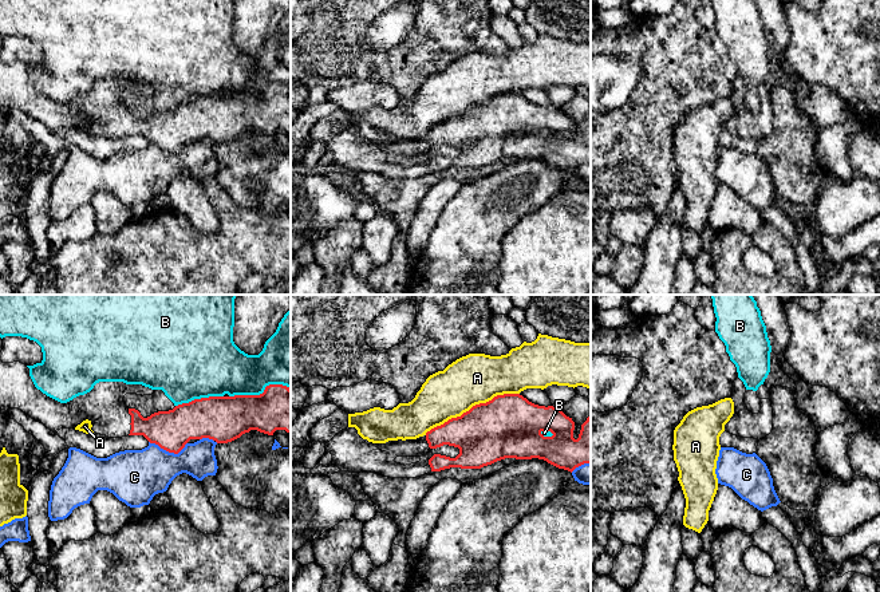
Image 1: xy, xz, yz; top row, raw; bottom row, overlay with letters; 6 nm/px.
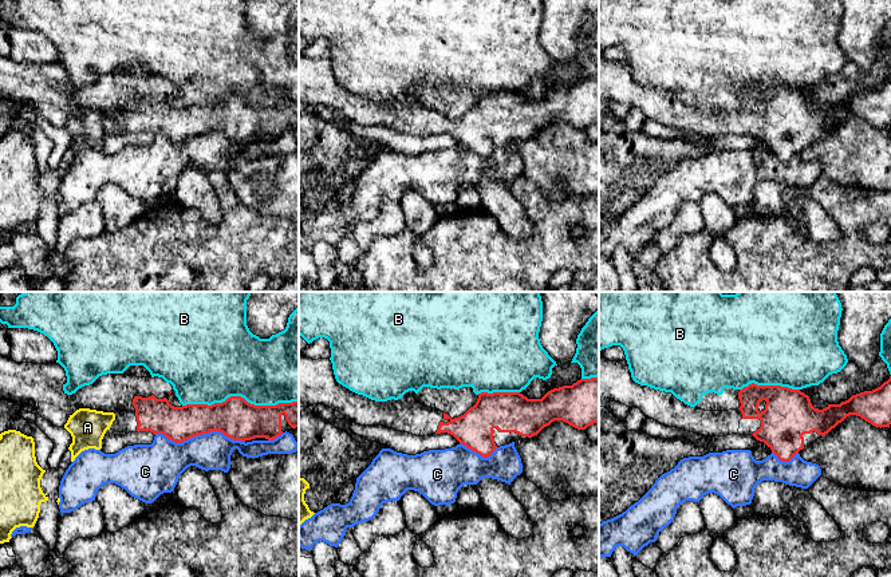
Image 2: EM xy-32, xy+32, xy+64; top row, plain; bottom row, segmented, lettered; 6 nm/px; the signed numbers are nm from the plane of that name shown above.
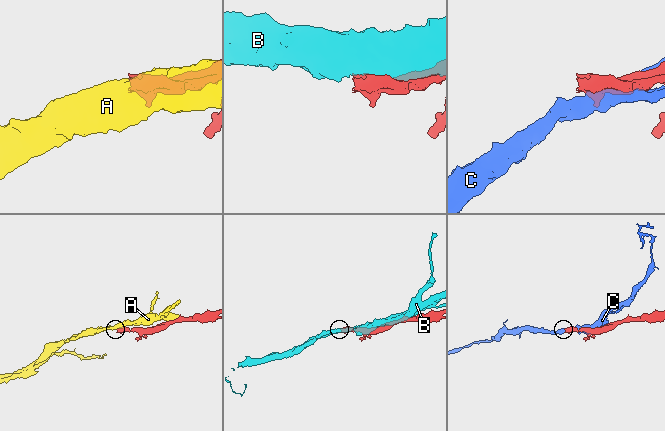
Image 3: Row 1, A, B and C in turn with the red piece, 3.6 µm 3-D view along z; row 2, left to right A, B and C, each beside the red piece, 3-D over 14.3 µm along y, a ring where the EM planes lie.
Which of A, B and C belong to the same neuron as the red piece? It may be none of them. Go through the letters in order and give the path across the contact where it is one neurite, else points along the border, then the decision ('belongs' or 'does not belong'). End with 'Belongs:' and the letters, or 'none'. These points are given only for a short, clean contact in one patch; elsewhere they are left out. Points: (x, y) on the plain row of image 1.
A: does not belong
B: does not belong
C: does not belong
Belongs: none

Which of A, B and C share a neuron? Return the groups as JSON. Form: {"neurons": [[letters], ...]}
{"neurons": [["A"], ["B"], ["C"]]}

